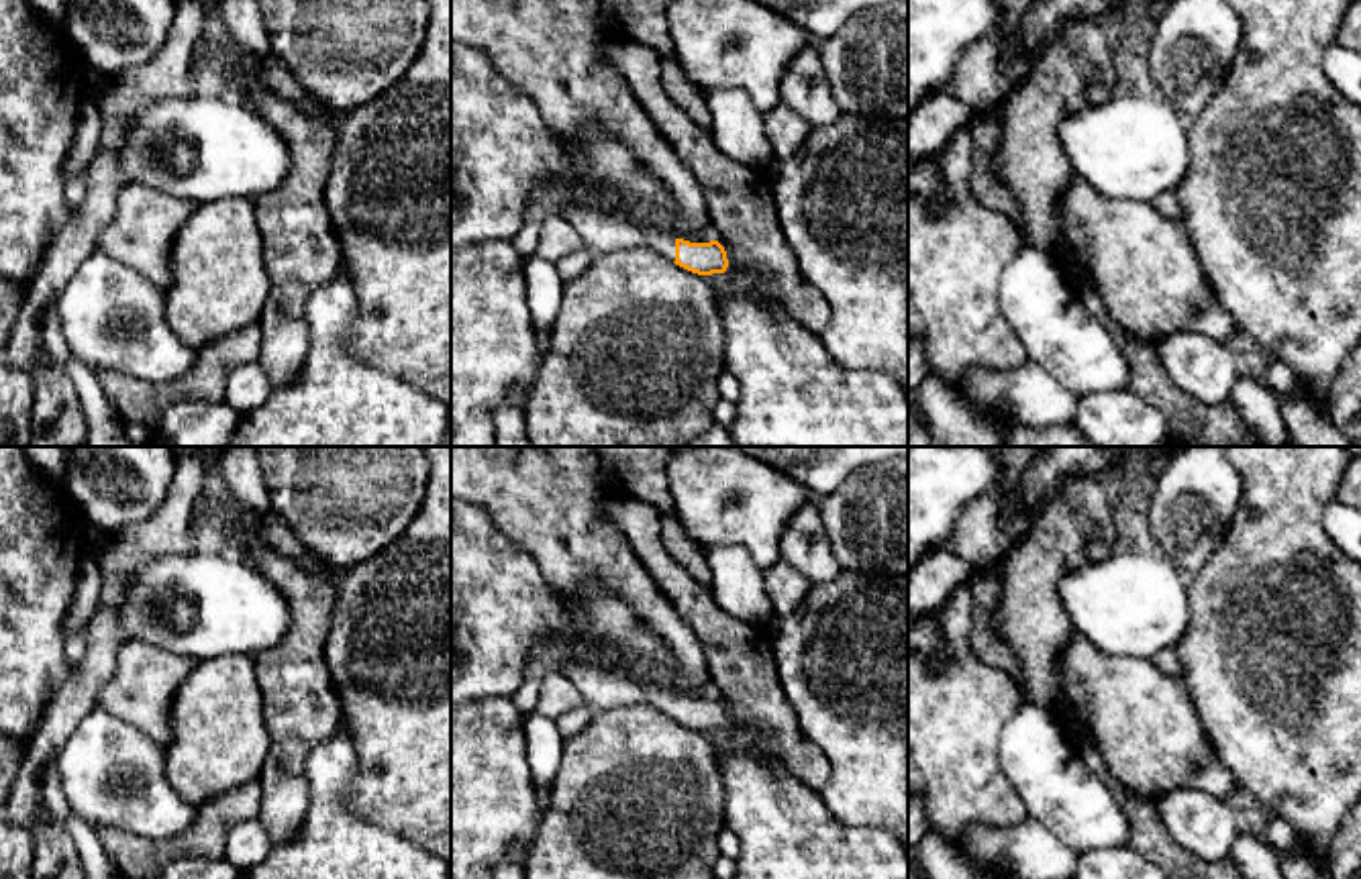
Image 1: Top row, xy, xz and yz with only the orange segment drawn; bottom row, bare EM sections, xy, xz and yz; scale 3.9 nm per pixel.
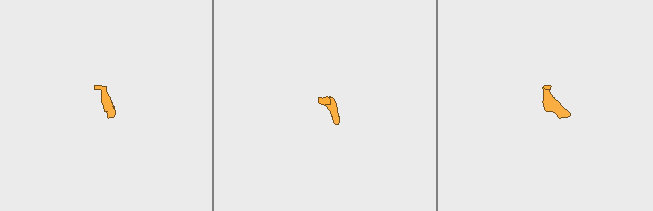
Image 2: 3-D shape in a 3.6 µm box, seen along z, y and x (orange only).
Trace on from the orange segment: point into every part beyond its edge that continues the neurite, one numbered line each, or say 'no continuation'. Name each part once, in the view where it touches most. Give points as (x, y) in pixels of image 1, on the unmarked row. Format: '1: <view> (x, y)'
1: xz (502, 610)

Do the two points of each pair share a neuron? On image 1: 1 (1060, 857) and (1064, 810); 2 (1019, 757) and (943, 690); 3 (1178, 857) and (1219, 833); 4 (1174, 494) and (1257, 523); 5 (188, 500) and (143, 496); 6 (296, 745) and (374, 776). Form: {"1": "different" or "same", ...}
{"1": "different", "2": "different", "3": "different", "4": "different", "5": "different", "6": "different"}

